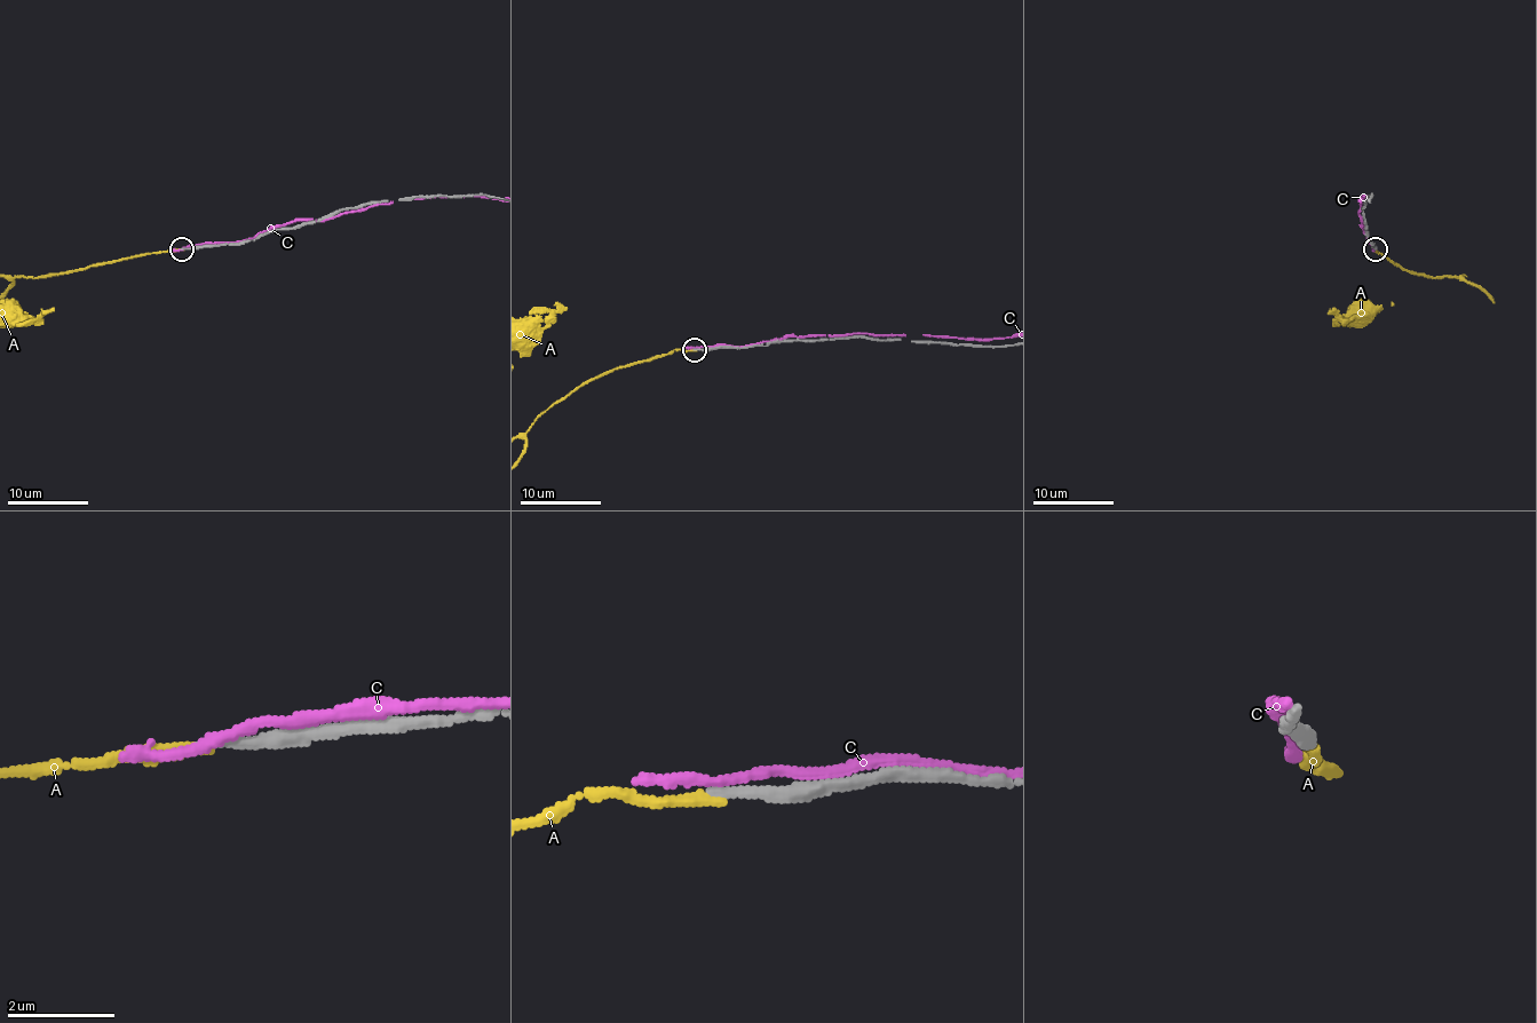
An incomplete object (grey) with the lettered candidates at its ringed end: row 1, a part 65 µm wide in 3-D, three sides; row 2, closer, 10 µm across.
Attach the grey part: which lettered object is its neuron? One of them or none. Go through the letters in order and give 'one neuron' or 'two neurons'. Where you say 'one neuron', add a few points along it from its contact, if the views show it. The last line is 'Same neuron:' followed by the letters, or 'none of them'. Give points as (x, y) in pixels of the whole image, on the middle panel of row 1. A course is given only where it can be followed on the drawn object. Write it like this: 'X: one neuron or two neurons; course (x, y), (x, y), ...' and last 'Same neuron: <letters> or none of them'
A: one neuron
C: two neurons
Same neuron: A

